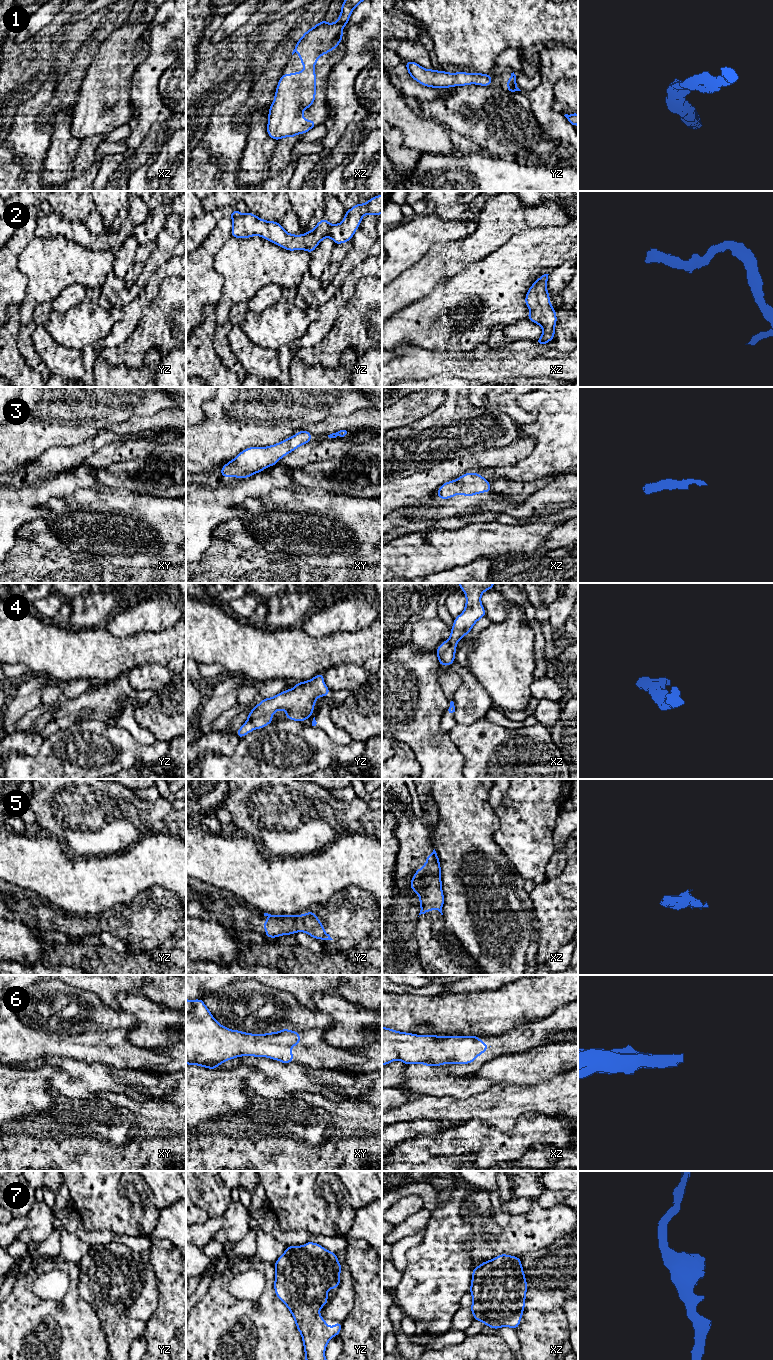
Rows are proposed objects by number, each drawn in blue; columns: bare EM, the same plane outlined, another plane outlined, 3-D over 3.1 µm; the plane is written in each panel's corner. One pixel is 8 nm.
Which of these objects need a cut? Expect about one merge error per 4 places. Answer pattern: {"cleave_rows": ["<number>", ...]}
{"cleave_rows": []}

